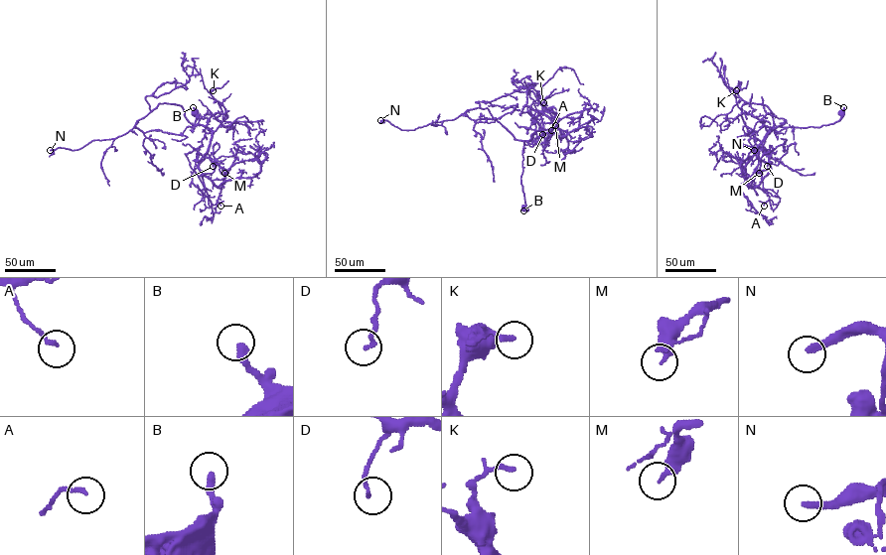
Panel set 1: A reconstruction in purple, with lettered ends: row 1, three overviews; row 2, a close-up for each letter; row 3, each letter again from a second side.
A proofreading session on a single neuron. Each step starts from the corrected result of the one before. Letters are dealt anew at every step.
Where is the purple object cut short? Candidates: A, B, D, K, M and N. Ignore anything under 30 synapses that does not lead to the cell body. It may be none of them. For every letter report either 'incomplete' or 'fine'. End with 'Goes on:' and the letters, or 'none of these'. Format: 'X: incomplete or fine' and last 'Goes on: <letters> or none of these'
A: fine
B: fine
D: fine
K: fine
M: fine
N: incomplete
Goes on: N

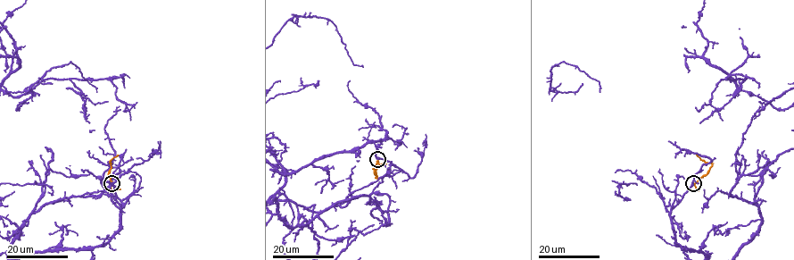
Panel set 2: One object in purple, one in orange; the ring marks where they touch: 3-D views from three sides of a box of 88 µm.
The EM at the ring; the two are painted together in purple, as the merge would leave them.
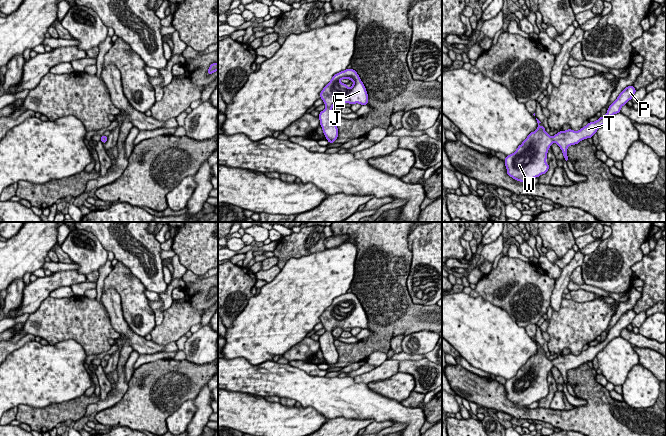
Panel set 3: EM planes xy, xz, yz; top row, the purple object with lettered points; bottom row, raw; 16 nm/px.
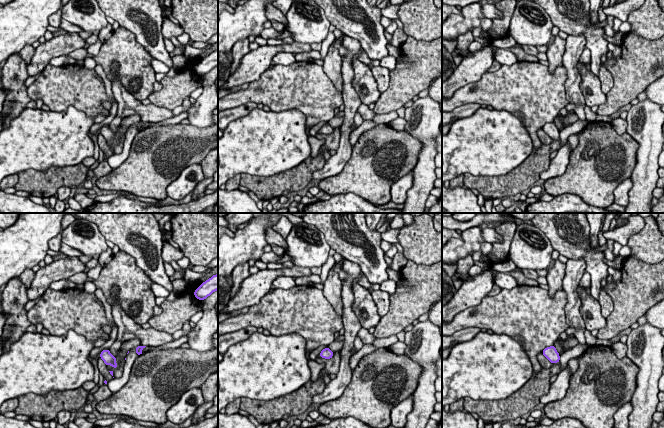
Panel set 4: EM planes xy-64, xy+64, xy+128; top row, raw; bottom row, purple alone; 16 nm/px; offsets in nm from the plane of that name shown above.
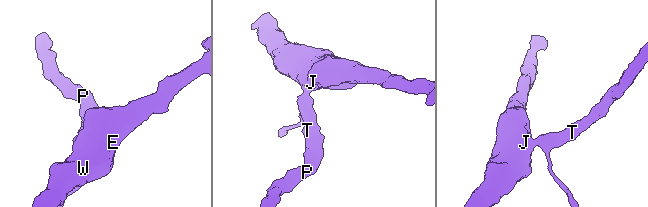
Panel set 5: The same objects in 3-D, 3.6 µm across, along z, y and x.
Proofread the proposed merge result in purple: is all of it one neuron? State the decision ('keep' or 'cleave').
keep

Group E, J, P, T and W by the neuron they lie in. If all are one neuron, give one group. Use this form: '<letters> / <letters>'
E J P T W

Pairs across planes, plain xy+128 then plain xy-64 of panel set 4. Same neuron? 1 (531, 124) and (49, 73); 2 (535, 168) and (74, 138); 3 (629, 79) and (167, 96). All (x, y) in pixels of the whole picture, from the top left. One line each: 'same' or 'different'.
1: same
2: different
3: same

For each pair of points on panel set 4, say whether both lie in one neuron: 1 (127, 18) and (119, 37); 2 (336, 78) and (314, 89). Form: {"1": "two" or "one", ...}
{"1": "two", "2": "two"}

